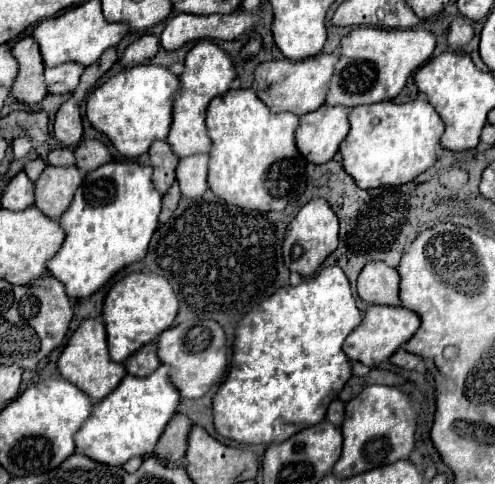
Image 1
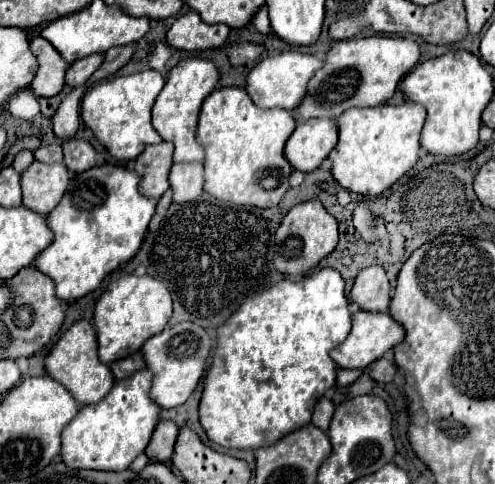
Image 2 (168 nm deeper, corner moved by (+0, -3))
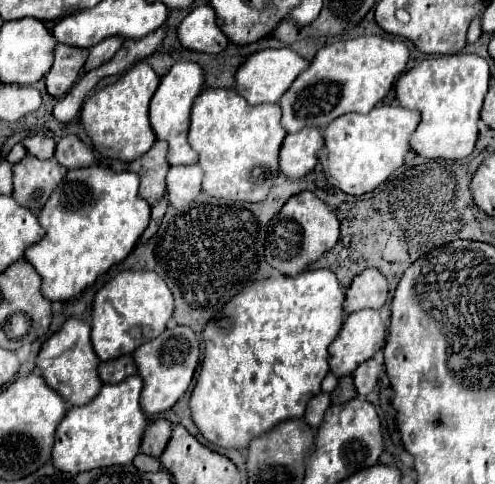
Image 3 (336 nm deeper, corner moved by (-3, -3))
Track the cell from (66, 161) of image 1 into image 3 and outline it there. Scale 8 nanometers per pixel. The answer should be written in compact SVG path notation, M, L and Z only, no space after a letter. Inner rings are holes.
M37 133L37 135L31 135L31 137L25 137L21 141L27 149L27 153L39 157L39 159L51 159L53 153L55 153L55 141L43 133Z

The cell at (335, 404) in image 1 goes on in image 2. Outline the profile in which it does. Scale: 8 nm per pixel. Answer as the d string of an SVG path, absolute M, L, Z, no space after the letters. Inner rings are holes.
M322 397L322 399L316 403L316 407L314 407L312 423L314 423L318 429L328 431L332 415L334 415L334 405L332 405L332 401L330 401L328 397Z

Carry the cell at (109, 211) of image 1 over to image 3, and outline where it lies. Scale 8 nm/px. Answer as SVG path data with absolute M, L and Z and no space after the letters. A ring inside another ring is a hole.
M101 165L67 171L67 175L61 179L59 187L55 187L51 199L47 199L37 217L39 225L45 229L45 237L35 245L27 247L25 251L25 259L35 267L35 271L43 279L41 291L49 301L67 301L77 297L89 285L93 285L101 273L105 273L111 265L121 263L131 253L137 239L149 225L149 213L151 213L149 203L137 195L137 189L139 189L139 175L131 171L117 173Z

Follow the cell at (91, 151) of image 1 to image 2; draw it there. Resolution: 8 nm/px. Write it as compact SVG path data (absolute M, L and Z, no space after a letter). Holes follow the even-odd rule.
M68 139L62 143L64 147L64 165L72 169L72 173L88 171L88 167L96 167L98 153L84 139Z

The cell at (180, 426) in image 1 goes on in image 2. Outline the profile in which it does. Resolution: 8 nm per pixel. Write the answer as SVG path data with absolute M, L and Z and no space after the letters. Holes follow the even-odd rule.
M160 421L146 447L148 459L160 461L160 463L170 463L172 455L174 455L174 443L176 443L178 431L180 431L180 427L174 421Z

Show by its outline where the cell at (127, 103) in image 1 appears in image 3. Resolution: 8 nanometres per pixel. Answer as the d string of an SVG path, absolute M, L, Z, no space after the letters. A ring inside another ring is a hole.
M137 63L113 85L99 89L85 99L81 107L81 125L89 135L93 147L103 157L121 159L129 163L143 155L155 143L155 135L151 133L149 125L149 101L157 87L157 73L147 63Z

